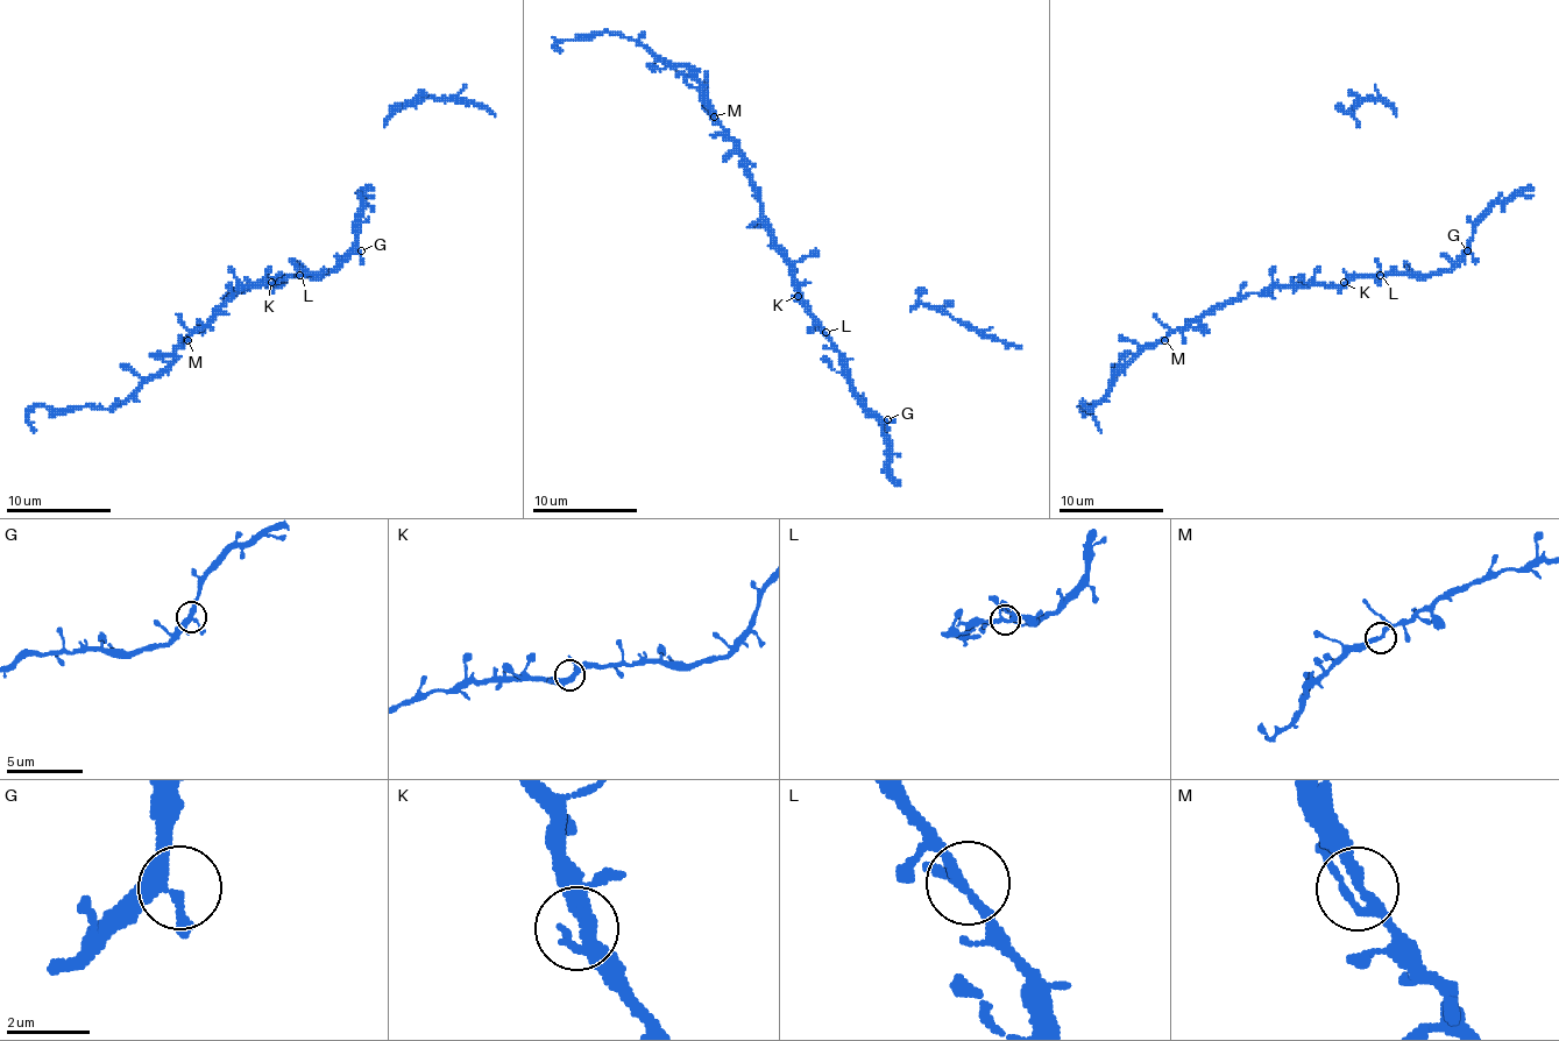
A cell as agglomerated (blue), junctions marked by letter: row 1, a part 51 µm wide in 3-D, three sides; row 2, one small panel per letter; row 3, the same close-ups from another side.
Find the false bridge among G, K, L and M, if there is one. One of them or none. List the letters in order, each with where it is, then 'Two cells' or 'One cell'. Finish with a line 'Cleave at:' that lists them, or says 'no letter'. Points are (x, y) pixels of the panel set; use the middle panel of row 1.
G: Place: (887, 419). One cell
K: Place: (798, 296). One cell
L: Place: (826, 332). One cell
M: Place: (714, 117). One cell
Cleave at: no letter

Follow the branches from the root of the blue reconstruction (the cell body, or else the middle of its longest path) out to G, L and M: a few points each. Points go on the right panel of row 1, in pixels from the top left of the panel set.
G: (1346, 282), (1354, 277), (1380, 275), (1441, 275), (1467, 250)
L: (1346, 282), (1354, 277), (1380, 275)
M: (1346, 282), (1277, 285), (1262, 294), (1238, 296), (1177, 327), (1164, 340)

